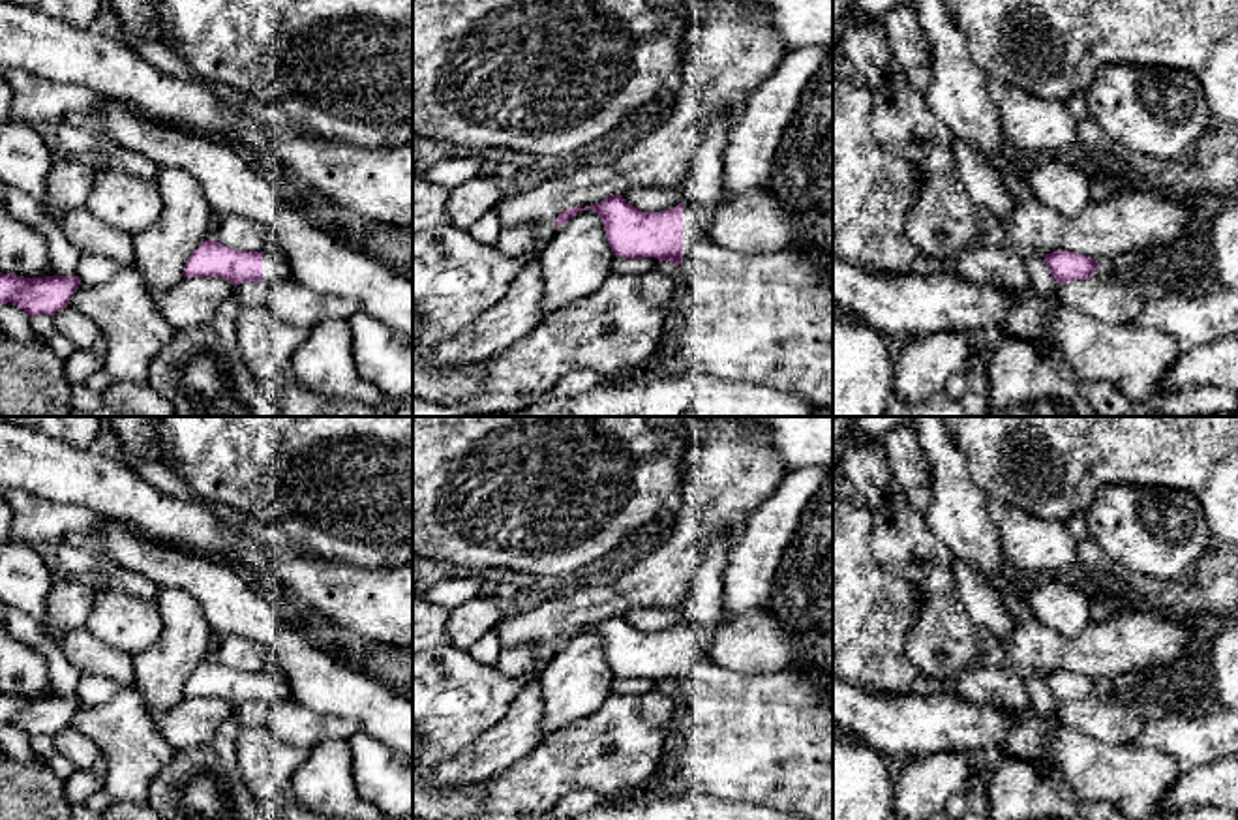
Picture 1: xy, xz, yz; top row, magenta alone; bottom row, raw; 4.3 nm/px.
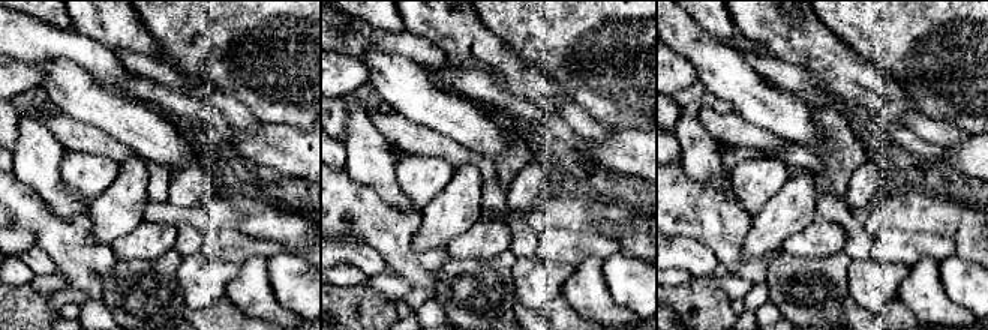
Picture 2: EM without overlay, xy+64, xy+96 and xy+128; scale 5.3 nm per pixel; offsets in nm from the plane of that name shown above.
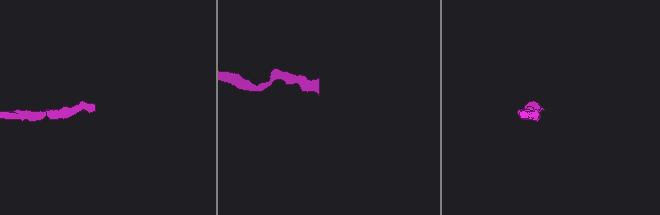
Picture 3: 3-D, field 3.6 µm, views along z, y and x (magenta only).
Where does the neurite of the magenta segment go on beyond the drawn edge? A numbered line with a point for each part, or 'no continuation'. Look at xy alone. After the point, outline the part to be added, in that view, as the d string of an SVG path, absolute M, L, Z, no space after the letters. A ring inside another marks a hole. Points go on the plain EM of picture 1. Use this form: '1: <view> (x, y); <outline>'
1: xy (276, 687); M274 664L263 670L263 704L272 707L291 698L291 683L287 676Z

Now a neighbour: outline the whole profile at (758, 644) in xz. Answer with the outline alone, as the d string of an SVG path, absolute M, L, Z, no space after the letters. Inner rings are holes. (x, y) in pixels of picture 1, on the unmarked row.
M767 614L741 615L717 625L707 636L711 661L743 676L801 672L803 659L782 623Z

